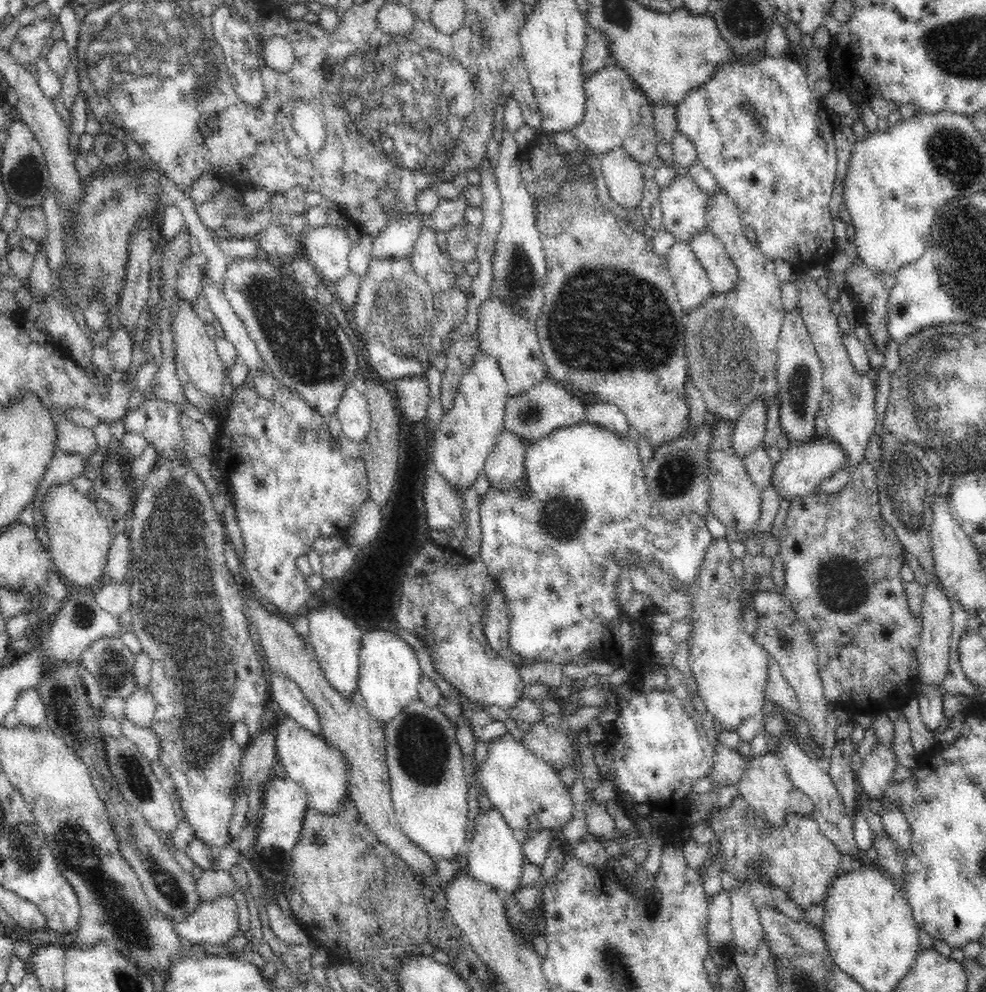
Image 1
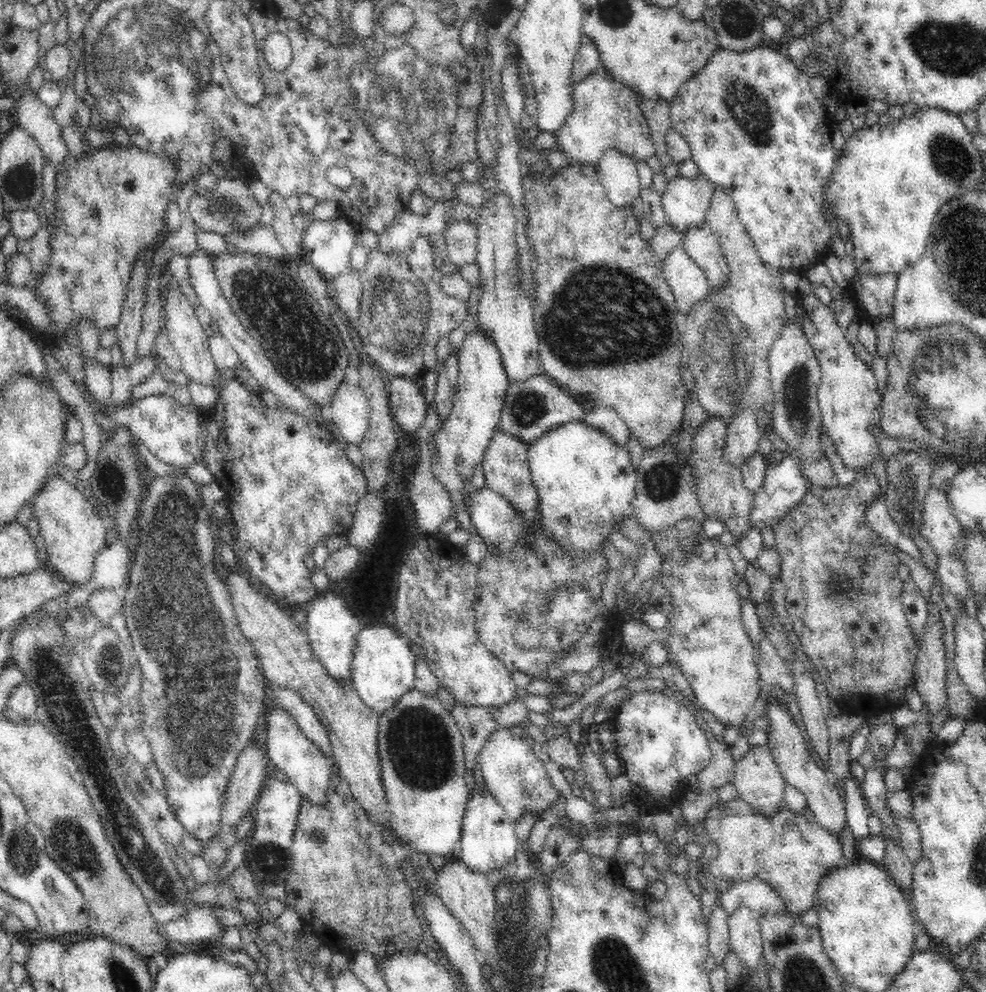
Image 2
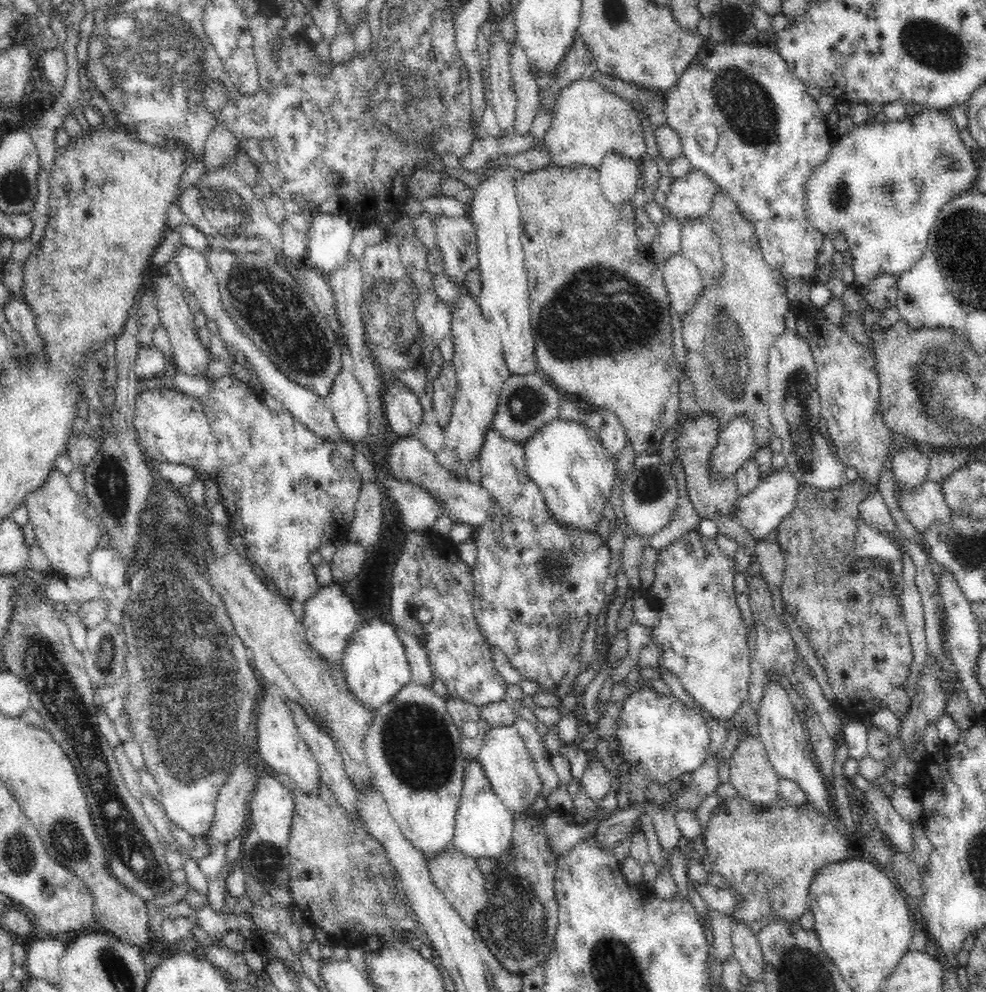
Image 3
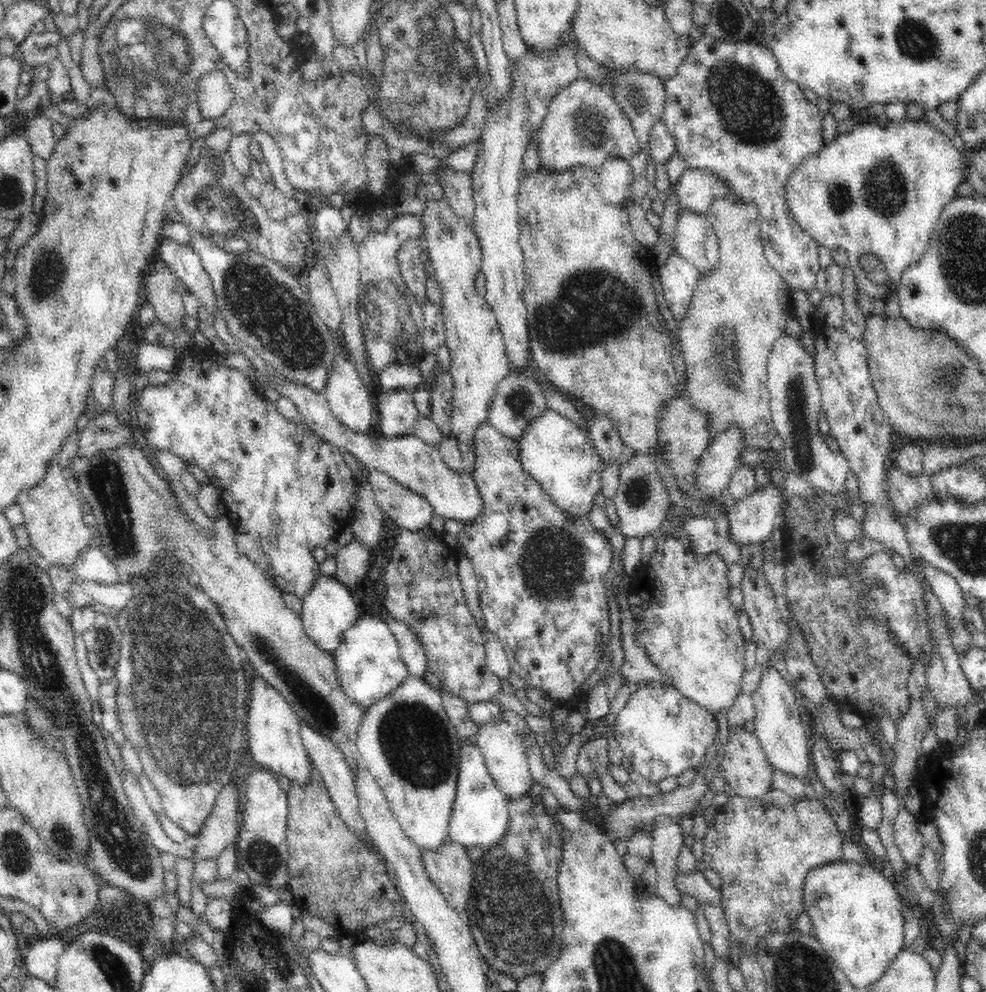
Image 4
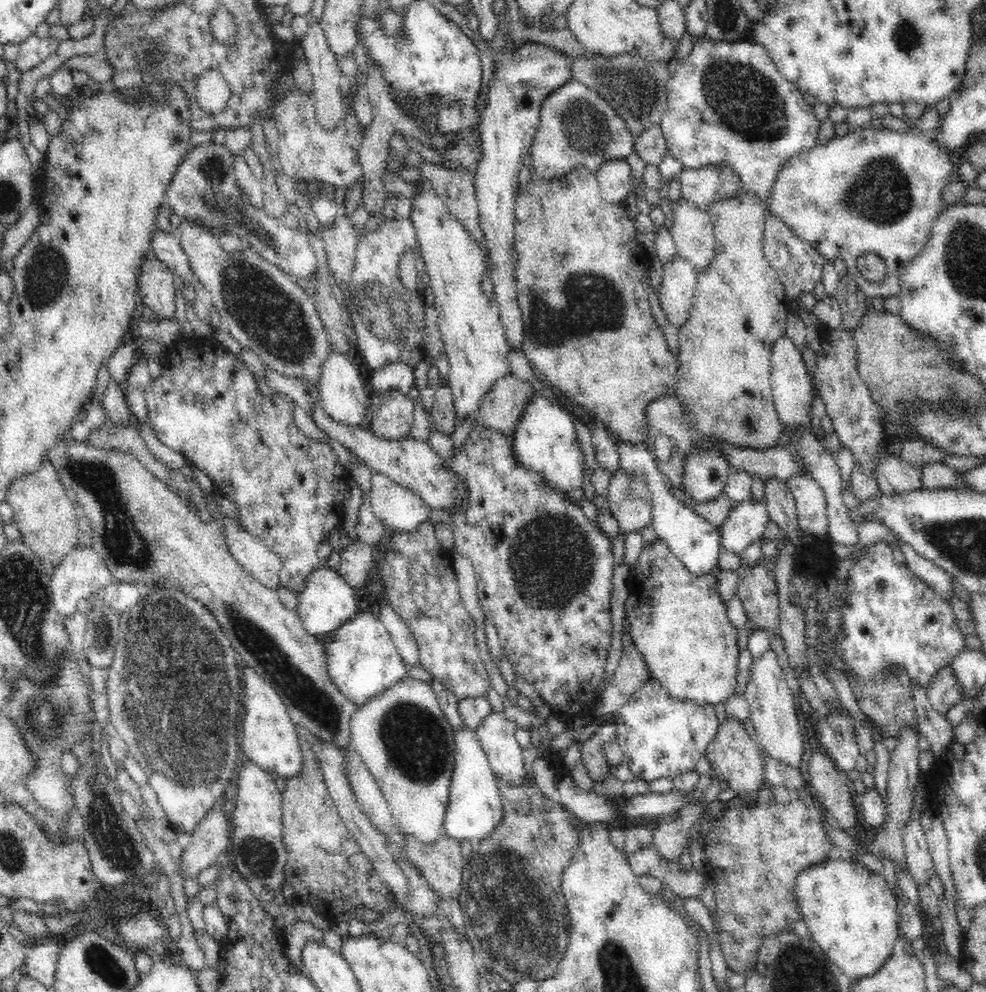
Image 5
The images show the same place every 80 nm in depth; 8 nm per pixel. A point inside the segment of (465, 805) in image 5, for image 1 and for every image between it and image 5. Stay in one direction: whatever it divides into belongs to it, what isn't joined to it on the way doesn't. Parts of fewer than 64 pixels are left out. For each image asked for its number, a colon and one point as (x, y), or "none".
1: (495, 858)
2: (489, 844)
3: (484, 828)
4: (480, 819)

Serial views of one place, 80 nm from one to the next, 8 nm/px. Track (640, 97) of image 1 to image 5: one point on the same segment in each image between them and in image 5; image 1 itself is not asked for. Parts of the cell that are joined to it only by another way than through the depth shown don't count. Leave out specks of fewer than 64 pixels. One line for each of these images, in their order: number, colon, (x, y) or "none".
2: (608, 115)
3: (590, 120)
4: (585, 124)
5: (579, 128)

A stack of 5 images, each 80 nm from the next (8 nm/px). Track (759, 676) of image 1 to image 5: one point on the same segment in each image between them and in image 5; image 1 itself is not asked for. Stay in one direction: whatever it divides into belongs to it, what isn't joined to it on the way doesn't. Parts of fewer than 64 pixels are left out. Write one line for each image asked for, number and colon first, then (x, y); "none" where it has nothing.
2: (707, 639)
3: (703, 639)
4: (689, 624)
5: (678, 620)

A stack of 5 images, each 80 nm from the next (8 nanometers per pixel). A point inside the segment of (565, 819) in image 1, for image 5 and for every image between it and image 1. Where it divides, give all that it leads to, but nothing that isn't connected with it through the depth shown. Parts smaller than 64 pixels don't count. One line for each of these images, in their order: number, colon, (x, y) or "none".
2: (514, 776)
3: (505, 759)
4: (505, 756)
5: (497, 735)

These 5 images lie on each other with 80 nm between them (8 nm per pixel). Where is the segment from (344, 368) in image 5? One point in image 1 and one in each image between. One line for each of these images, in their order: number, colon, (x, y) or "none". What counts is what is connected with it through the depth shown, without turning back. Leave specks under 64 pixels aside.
1: (353, 413)
2: (350, 408)
3: (347, 402)
4: (350, 402)

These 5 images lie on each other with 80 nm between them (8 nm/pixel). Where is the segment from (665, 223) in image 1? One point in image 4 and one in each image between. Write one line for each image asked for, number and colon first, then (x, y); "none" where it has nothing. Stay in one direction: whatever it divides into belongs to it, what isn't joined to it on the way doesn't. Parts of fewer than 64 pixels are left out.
2: (686, 201)
3: (690, 198)
4: (696, 189)

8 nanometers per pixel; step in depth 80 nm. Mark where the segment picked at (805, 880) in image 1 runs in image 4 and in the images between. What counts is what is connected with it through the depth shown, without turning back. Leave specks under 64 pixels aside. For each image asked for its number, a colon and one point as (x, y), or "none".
2: (792, 853)
3: (773, 856)
4: (763, 849)

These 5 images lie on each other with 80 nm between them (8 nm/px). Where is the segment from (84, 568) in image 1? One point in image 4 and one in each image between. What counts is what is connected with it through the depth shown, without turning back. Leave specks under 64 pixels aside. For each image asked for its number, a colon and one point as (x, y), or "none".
2: (75, 533)
3: (67, 537)
4: (60, 531)

